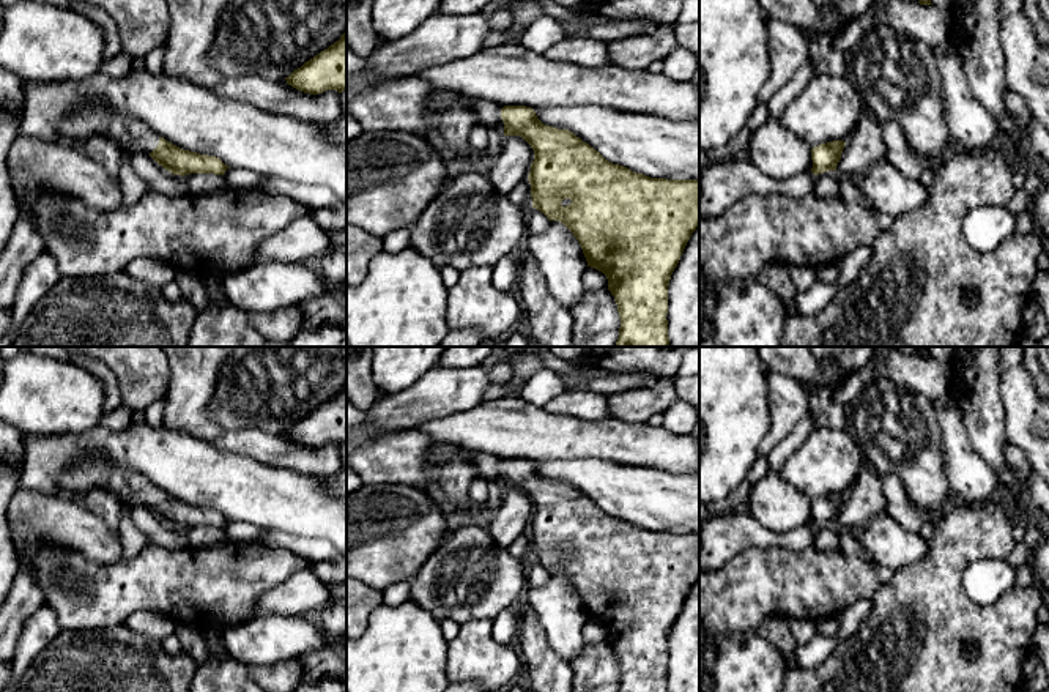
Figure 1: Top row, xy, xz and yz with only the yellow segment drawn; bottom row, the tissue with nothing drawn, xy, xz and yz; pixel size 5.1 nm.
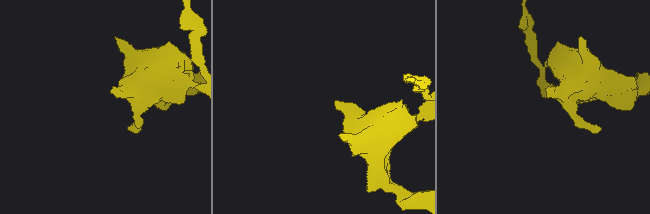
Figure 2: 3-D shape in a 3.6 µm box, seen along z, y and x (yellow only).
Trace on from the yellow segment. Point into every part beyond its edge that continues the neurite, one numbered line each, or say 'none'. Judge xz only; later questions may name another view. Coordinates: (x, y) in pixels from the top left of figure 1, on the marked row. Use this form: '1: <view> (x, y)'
1: xz (489, 114)

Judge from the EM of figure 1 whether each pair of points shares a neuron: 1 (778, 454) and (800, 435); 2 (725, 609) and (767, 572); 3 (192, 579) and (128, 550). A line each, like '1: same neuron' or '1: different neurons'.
1: same neuron
2: same neuron
3: different neurons

